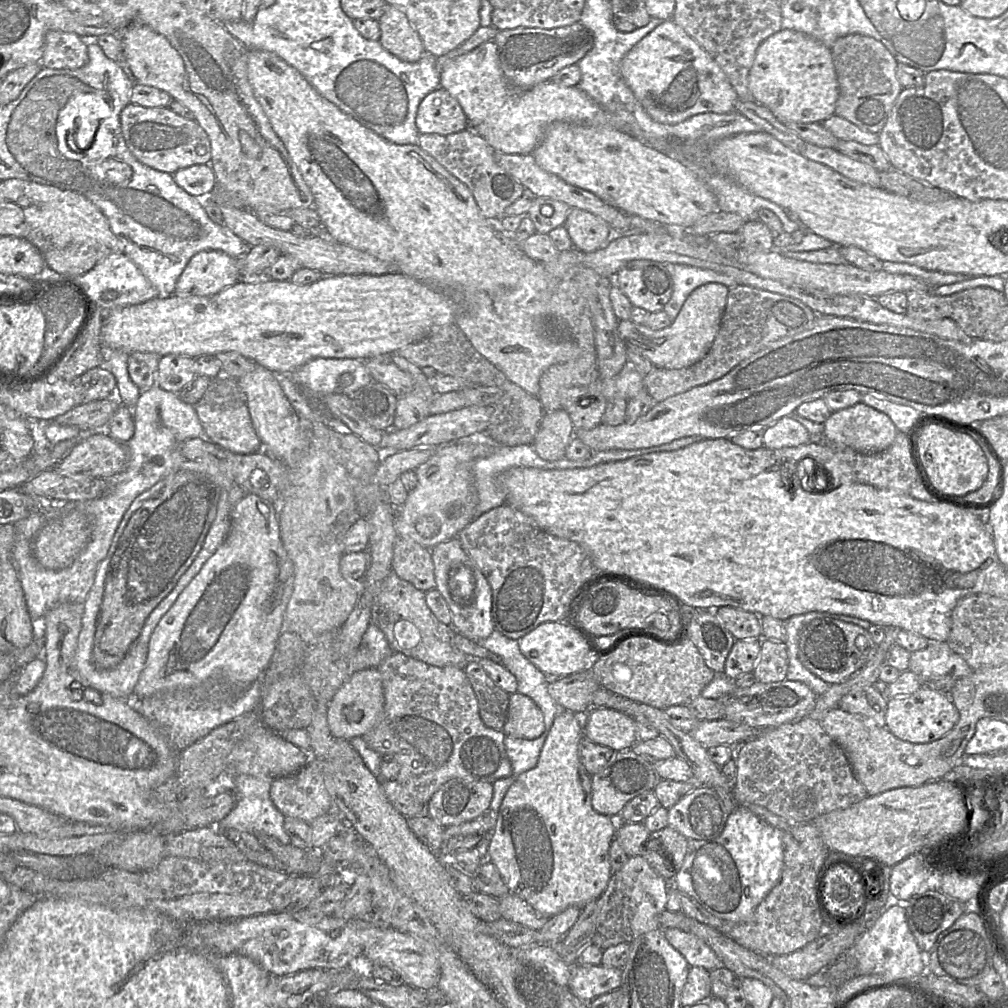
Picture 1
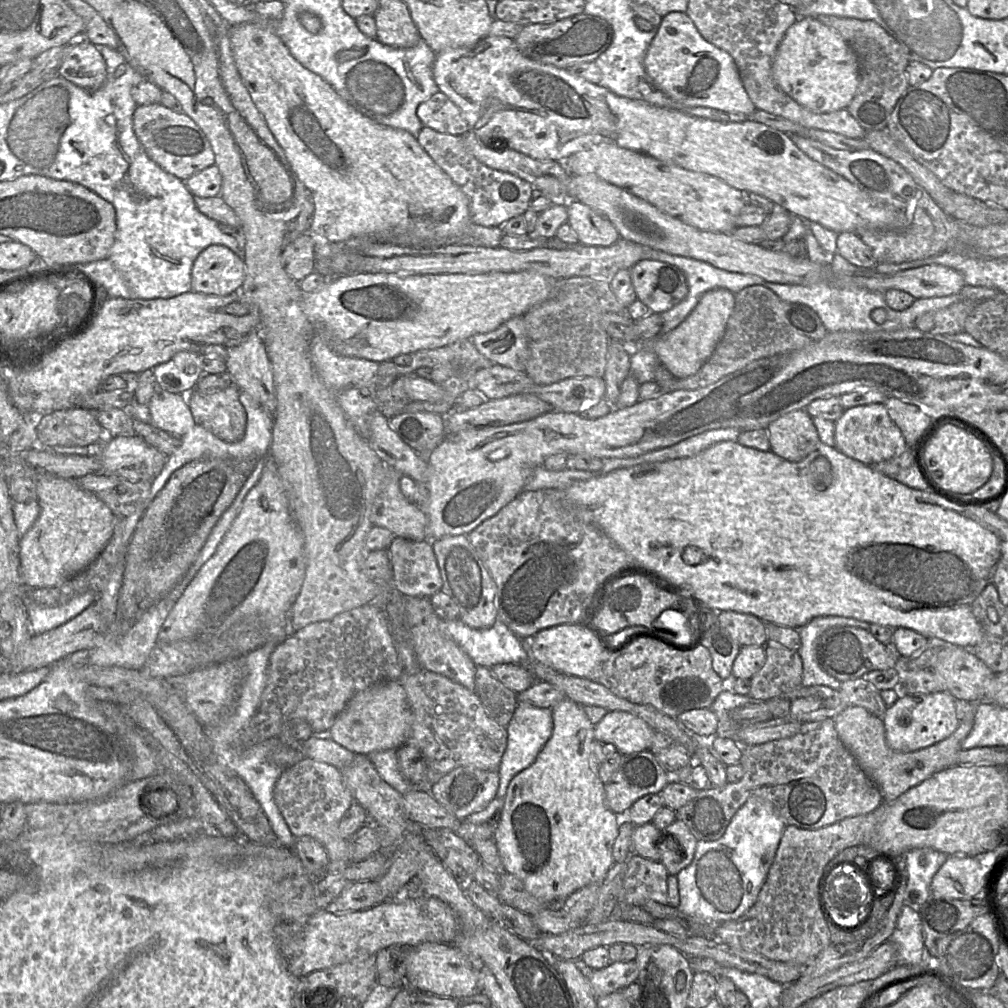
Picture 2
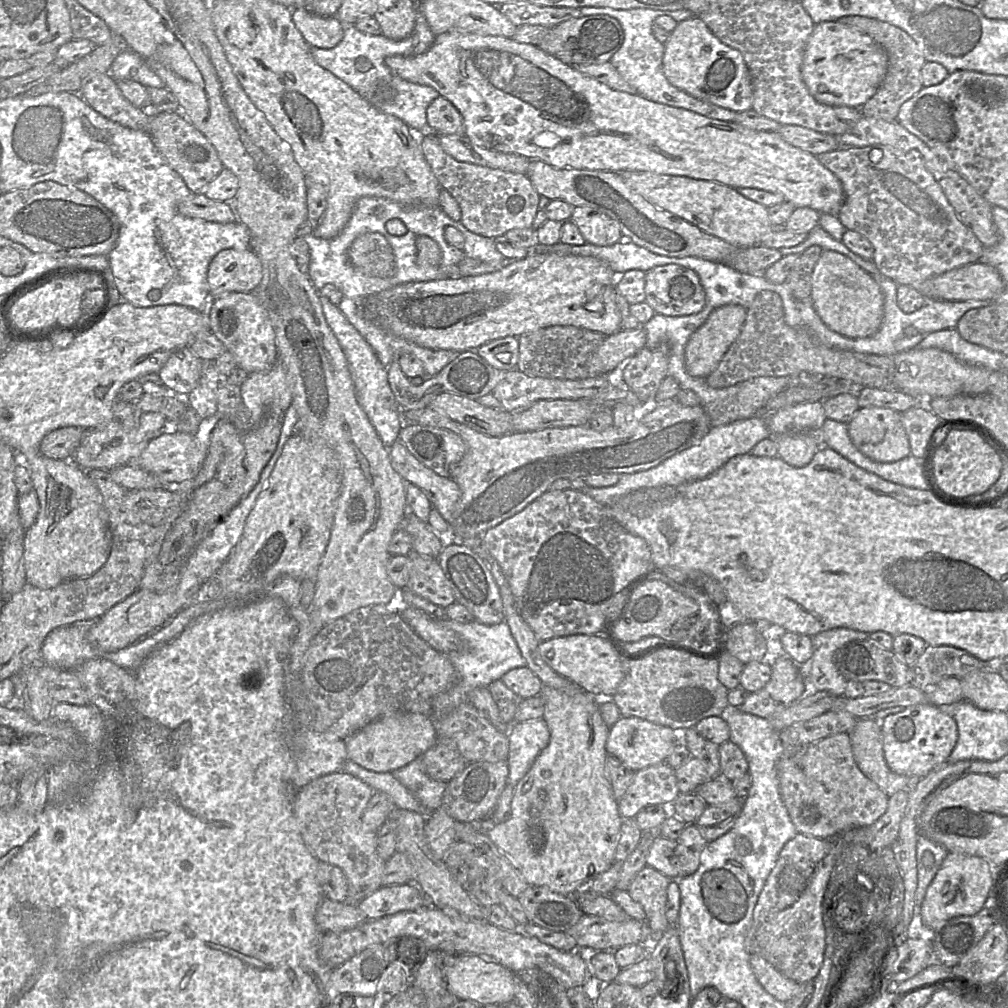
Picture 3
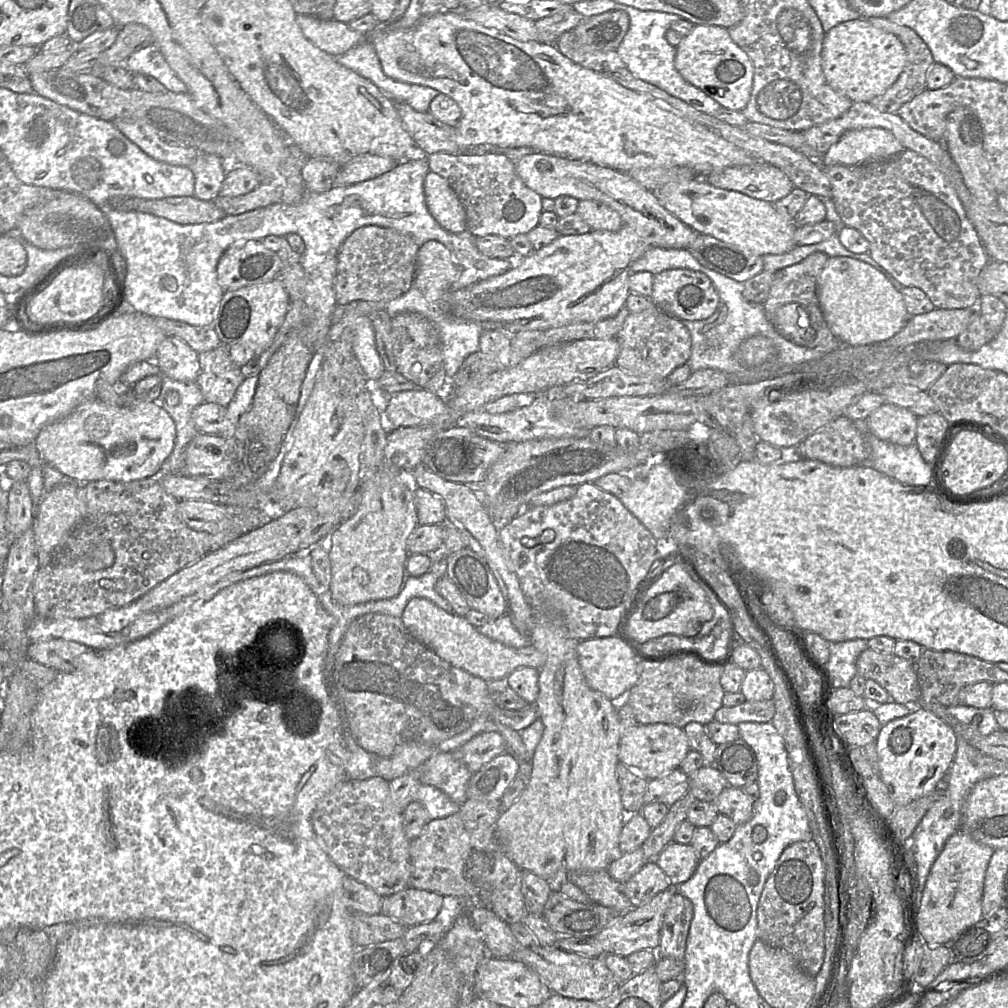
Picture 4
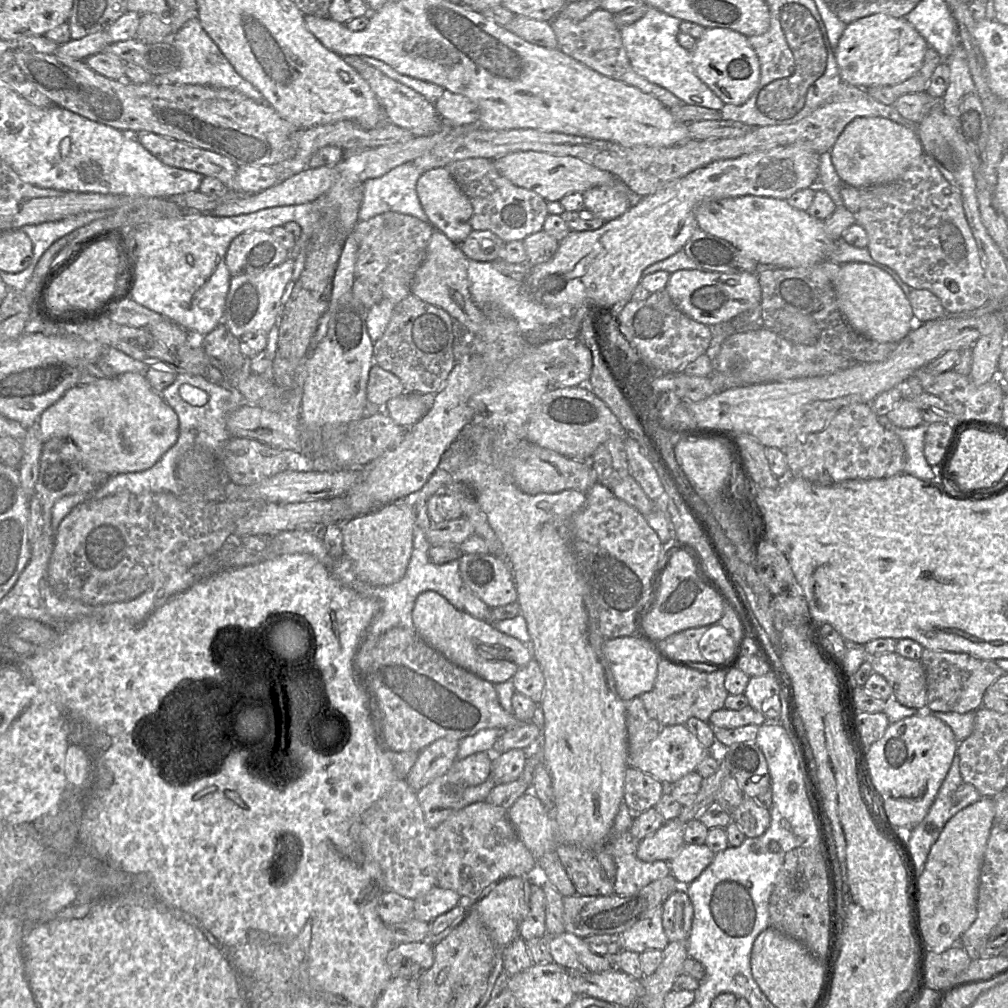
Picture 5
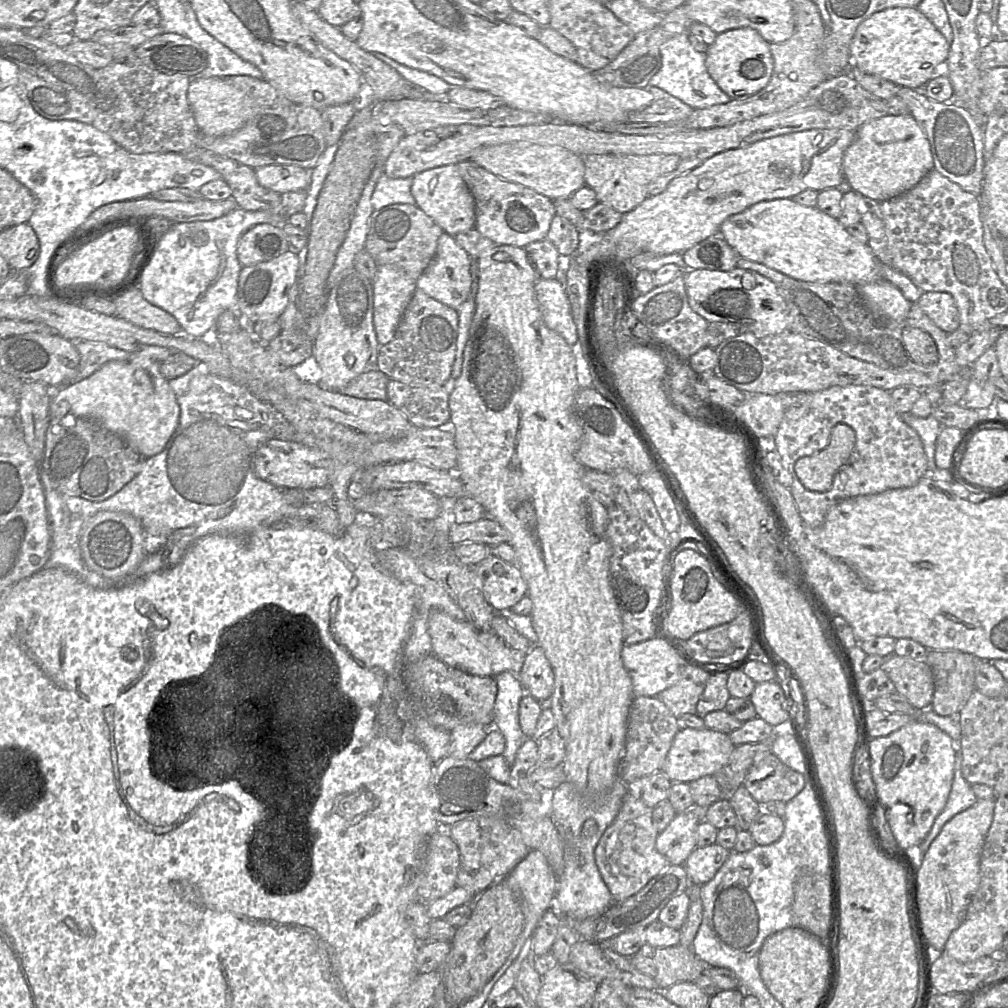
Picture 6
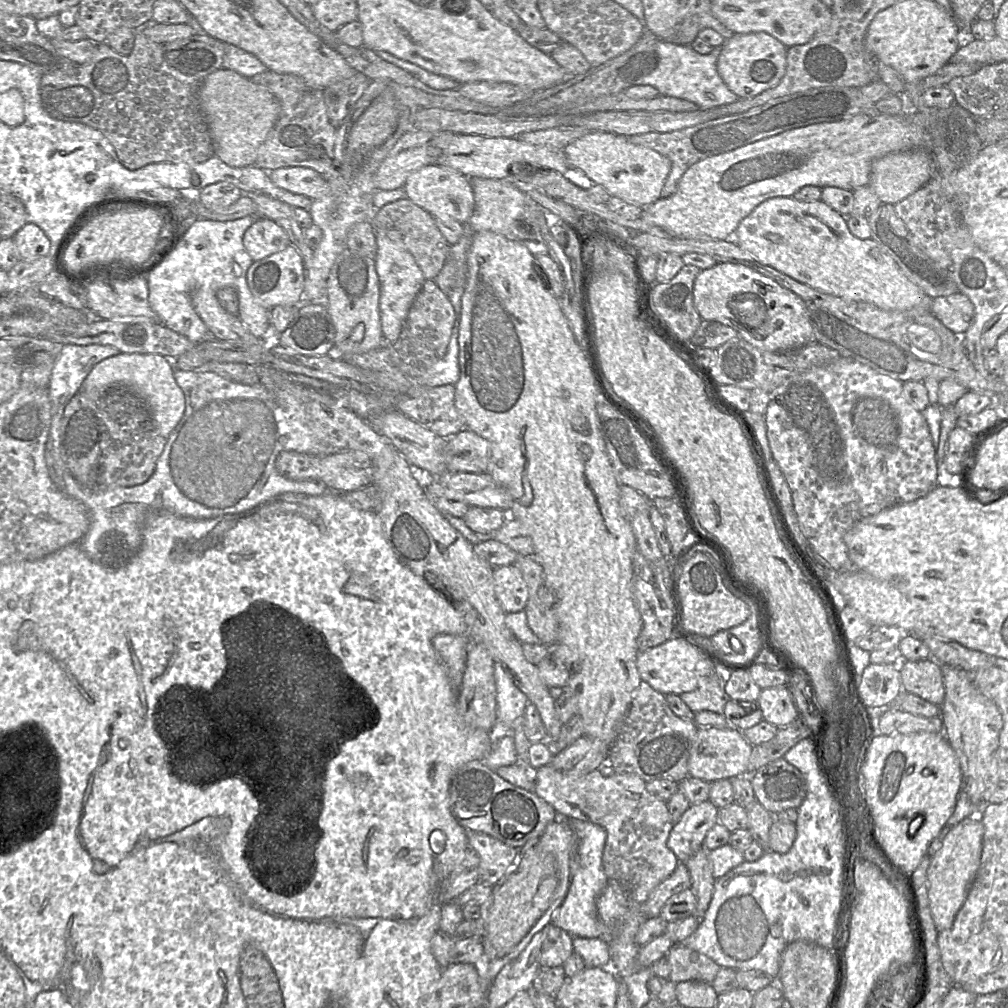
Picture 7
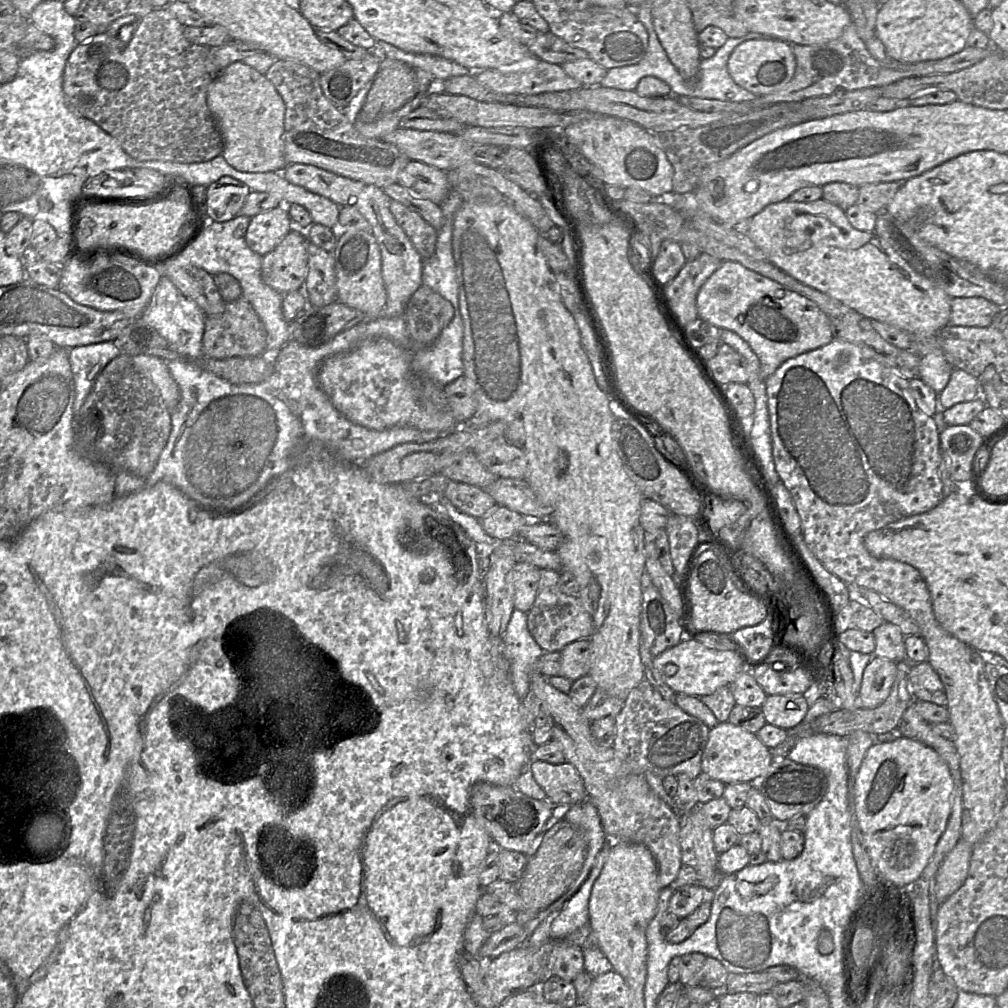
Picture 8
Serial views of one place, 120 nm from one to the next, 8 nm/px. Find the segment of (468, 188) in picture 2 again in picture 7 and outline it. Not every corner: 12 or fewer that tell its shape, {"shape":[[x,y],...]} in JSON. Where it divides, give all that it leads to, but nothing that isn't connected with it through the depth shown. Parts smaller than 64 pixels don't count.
{"shape":[[468,178],[473,233],[495,232],[548,254],[545,210],[509,181]]}

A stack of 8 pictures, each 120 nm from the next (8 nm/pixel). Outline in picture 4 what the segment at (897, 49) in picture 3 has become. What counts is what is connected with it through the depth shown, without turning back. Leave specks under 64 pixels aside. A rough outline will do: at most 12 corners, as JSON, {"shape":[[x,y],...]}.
{"shape":[[886,17],[867,19],[895,35],[906,63],[898,79],[869,101],[896,113],[927,89],[934,59],[912,29]]}

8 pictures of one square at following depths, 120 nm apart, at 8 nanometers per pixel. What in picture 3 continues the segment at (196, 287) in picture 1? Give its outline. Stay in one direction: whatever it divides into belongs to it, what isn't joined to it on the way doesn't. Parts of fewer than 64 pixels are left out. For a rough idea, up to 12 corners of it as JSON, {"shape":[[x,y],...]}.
{"shape":[[224,249],[210,262],[212,299],[253,292],[263,277],[252,249]]}

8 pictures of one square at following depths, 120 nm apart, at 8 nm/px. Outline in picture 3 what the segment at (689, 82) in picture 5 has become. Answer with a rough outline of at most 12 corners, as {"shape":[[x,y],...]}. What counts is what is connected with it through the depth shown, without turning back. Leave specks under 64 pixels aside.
{"shape":[[604,9],[624,32],[609,60],[637,94],[735,123],[736,112],[669,83],[659,16],[677,23],[689,10]]}

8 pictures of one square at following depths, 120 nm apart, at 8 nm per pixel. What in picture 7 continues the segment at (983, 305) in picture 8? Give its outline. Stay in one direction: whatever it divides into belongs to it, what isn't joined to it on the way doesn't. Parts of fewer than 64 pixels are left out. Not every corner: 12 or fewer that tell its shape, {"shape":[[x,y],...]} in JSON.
{"shape":[[957,292],[931,300],[931,312],[955,334],[964,334],[974,305]]}

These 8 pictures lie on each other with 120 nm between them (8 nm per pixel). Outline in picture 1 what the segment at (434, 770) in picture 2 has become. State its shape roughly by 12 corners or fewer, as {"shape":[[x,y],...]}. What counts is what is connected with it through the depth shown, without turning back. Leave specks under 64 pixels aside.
{"shape":[[394,652],[362,738],[428,804],[511,775],[464,669]]}

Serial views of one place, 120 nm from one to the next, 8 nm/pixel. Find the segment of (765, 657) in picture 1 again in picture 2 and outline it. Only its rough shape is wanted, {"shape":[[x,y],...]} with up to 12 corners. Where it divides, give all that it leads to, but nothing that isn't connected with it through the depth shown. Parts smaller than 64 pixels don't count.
{"shape":[[769,639],[747,695],[765,701],[802,686],[798,651]]}

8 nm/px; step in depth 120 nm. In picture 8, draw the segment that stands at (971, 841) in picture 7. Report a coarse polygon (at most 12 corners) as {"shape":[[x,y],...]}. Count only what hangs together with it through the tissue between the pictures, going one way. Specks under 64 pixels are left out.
{"shape":[[961,838],[936,876],[939,905],[965,882],[973,845]]}

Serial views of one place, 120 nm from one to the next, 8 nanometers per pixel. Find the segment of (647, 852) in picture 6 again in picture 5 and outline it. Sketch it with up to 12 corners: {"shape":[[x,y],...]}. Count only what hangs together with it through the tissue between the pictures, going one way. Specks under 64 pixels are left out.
{"shape":[[627,831],[611,849],[615,895],[633,895],[670,873],[666,861],[643,862]]}

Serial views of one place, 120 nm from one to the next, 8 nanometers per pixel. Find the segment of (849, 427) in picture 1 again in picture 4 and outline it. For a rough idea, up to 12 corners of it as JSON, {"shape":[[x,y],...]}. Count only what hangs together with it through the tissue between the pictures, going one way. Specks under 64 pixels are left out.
{"shape":[[885,403],[866,419],[869,433],[908,446],[917,416]]}

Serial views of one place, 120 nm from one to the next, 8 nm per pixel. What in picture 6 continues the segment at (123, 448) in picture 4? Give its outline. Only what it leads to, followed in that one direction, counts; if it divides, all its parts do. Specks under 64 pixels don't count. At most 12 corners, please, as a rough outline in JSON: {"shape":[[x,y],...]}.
{"shape":[[144,353],[52,393],[50,420],[89,417],[144,458],[180,406]]}

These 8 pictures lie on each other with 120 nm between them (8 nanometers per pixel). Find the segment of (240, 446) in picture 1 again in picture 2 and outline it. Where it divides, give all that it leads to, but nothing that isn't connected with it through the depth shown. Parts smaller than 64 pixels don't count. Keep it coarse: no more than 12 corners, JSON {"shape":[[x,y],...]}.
{"shape":[[236,385],[186,397],[196,424],[227,442],[243,438]]}

